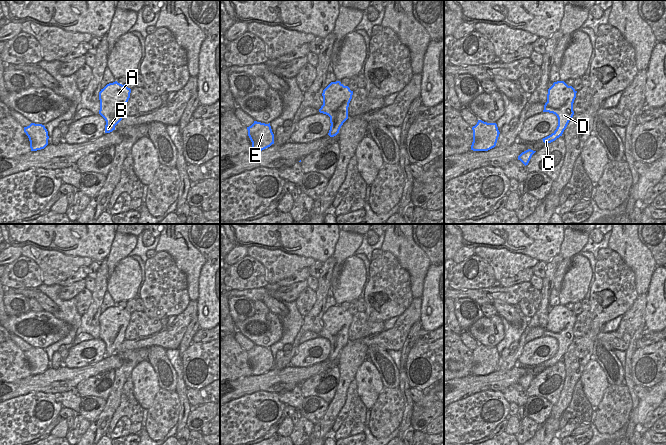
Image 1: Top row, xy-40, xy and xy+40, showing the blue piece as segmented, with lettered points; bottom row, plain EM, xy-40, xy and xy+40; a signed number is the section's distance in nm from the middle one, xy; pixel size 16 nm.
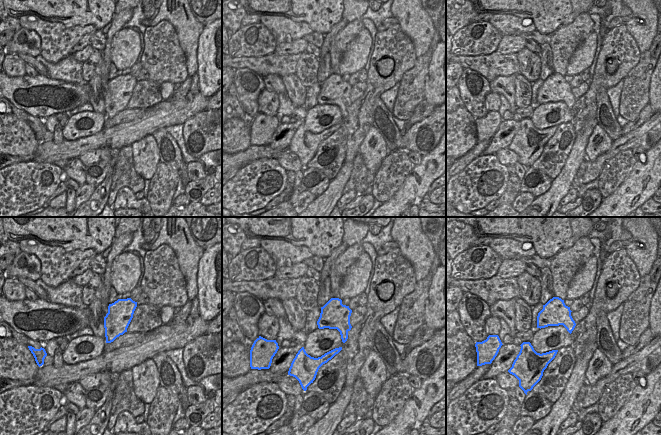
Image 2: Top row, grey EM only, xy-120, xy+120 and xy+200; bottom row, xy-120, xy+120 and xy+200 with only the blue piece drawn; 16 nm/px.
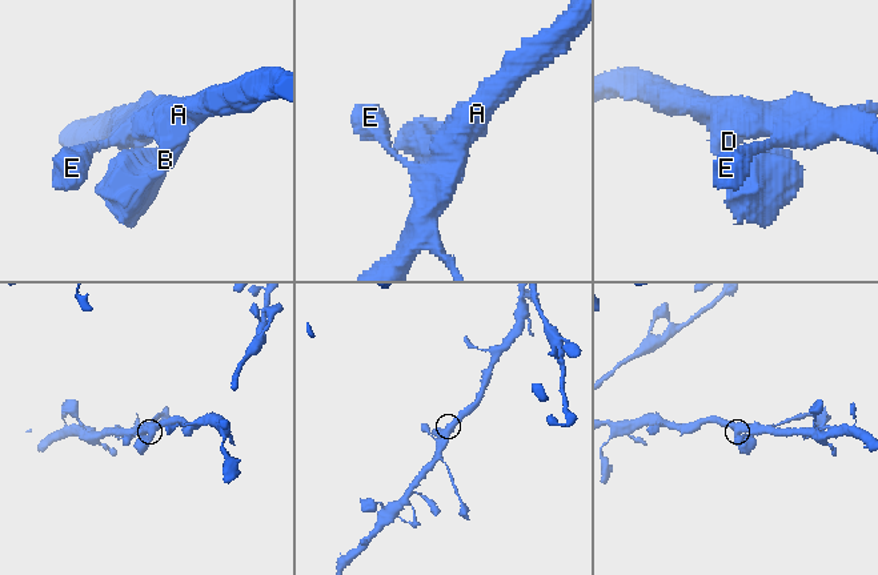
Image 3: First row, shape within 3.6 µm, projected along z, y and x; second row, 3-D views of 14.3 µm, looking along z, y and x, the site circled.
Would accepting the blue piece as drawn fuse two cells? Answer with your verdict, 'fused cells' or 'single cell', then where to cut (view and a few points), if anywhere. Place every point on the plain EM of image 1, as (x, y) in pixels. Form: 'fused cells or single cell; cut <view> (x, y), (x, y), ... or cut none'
single cell; cut none

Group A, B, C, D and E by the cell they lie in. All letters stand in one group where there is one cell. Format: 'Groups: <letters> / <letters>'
Groups: A B C D E

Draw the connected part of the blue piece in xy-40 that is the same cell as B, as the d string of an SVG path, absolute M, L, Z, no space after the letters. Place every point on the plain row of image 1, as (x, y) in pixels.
M117 305L107 308L99 316L99 338L105 343L105 357L115 354L115 350L125 340L125 331L130 322L131 313Z

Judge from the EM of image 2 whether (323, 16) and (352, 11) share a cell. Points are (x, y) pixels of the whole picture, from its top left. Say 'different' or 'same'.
different

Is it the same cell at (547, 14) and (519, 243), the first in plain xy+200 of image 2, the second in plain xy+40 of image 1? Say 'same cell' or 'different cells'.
same cell

